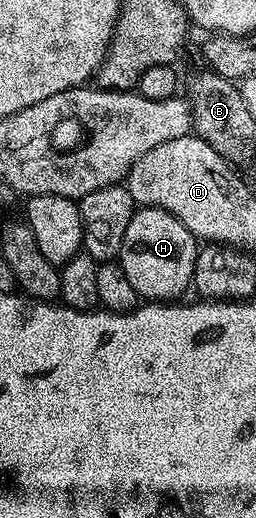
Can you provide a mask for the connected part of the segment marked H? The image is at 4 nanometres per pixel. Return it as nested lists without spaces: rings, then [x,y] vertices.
[[[145,206],[136,209],[135,215],[129,220],[117,261],[140,299],[170,302],[182,299],[182,294],[192,285],[199,251],[196,238],[191,235],[189,228],[185,228],[185,224],[181,224],[181,220],[177,220],[175,214],[156,206]]]

